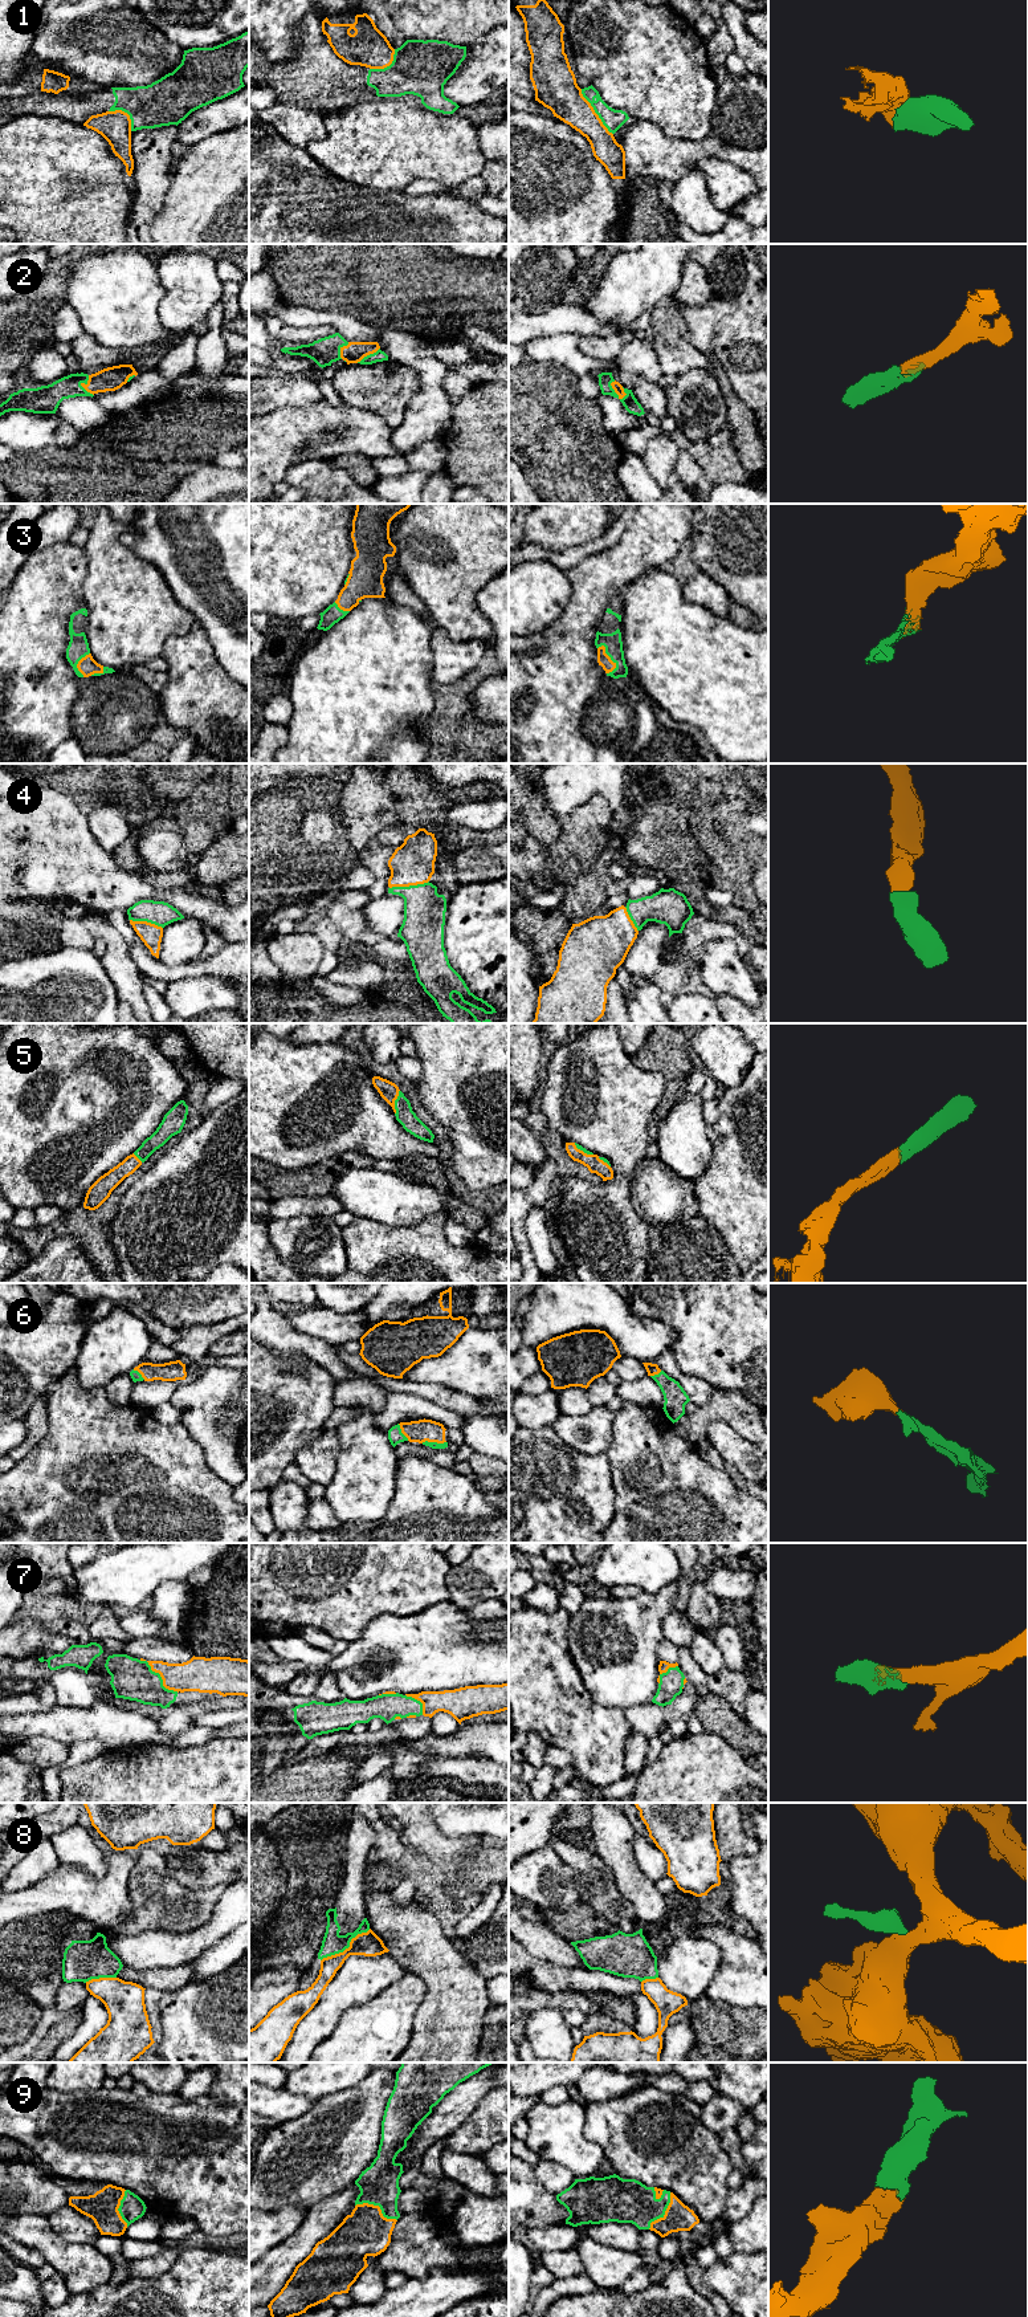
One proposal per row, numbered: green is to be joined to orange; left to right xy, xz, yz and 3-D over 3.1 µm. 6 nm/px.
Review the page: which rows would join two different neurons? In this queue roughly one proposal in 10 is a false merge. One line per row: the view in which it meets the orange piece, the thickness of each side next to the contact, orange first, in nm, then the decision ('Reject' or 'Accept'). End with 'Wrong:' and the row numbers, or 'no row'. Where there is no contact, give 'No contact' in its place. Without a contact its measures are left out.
1: Touches orange in yz. Thickness 240 nm (orange) against 120 nm. Reject
2: Touches orange in yz. Thickness 60 nm (orange) against 80 nm. Accept
3: Touches orange in yz. Thickness 80 nm (orange) against 110 nm. Accept
4: Touches orange in xz. Thickness 260 nm (orange) against 260 nm. Accept
5: Touches orange in xz. Thickness 110 nm (orange) against 110 nm. Accept
6: Touches orange in xz. Thickness 140 nm (orange) against 50 nm. Accept
7: Touches orange in xy. Thickness 220 nm (orange) against 260 nm. Accept
8: Touches orange in xz. Thickness 150 nm (orange) against 130 nm. Reject
9: Touches orange in xz. Thickness 280 nm (orange) against 240 nm. Accept
Wrong: 1, 8

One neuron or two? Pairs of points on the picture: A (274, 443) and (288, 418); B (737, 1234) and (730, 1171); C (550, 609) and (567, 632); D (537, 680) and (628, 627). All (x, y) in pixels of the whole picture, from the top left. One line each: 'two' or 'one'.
A: one
B: one
C: two
D: two

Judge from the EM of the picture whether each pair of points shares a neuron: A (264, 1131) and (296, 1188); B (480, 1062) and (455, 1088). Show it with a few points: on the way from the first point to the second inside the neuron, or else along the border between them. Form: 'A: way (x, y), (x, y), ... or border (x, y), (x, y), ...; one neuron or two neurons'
A: border (262, 1160), (282, 1168), (302, 1168), (315, 1164); two neurons
B: way (474, 1069), (461, 1082); one neuron

